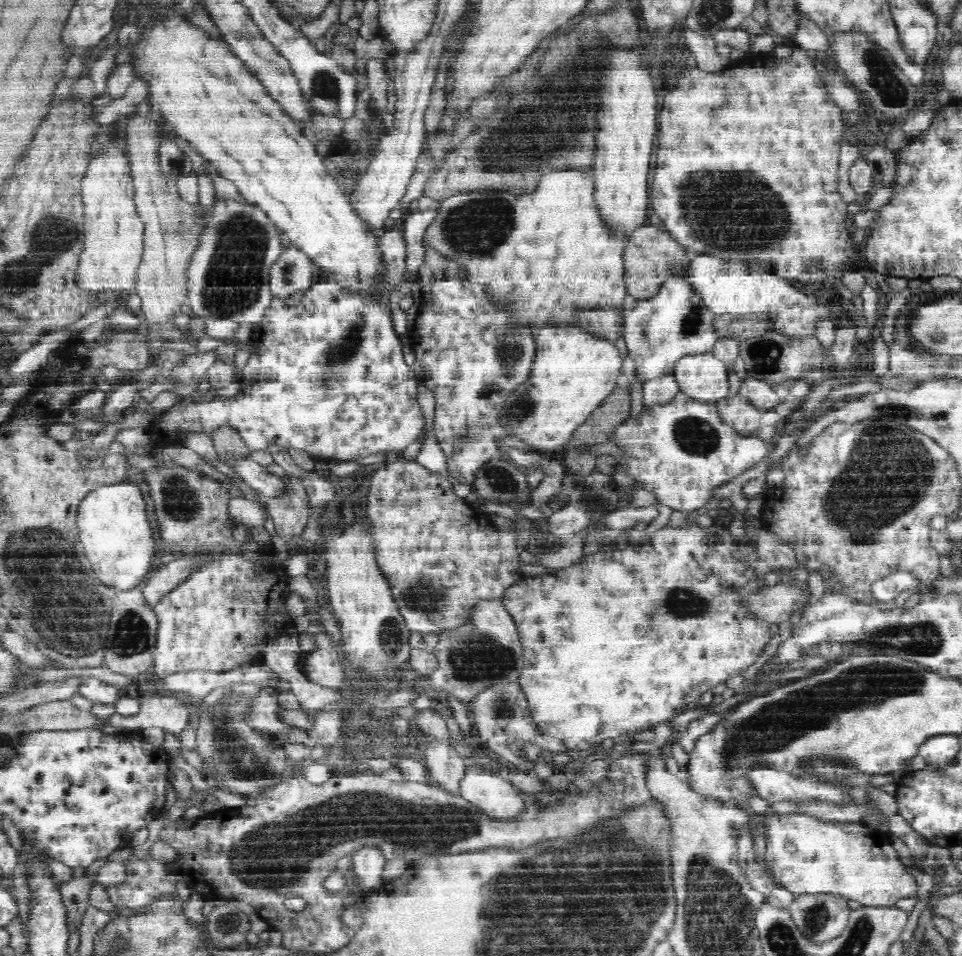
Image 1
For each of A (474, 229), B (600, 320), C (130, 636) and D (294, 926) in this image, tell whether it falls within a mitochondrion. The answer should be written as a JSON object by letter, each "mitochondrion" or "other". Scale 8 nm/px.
{"A":"mitochondrion","B":"other","C":"mitochondrion","D":"other"}

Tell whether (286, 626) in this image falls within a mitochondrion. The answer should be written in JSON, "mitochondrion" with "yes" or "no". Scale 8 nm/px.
{"mitochondrion":"no"}

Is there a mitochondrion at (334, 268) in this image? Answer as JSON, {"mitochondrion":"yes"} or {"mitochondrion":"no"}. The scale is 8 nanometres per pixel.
{"mitochondrion":"no"}

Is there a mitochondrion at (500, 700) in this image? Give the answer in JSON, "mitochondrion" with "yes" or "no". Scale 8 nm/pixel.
{"mitochondrion":"yes"}

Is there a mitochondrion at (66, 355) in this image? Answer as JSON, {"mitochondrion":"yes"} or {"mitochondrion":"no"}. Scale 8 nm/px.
{"mitochondrion":"no"}

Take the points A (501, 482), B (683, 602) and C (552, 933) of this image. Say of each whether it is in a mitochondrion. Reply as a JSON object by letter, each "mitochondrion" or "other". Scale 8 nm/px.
{"A":"mitochondrion","B":"mitochondrion","C":"mitochondrion"}

